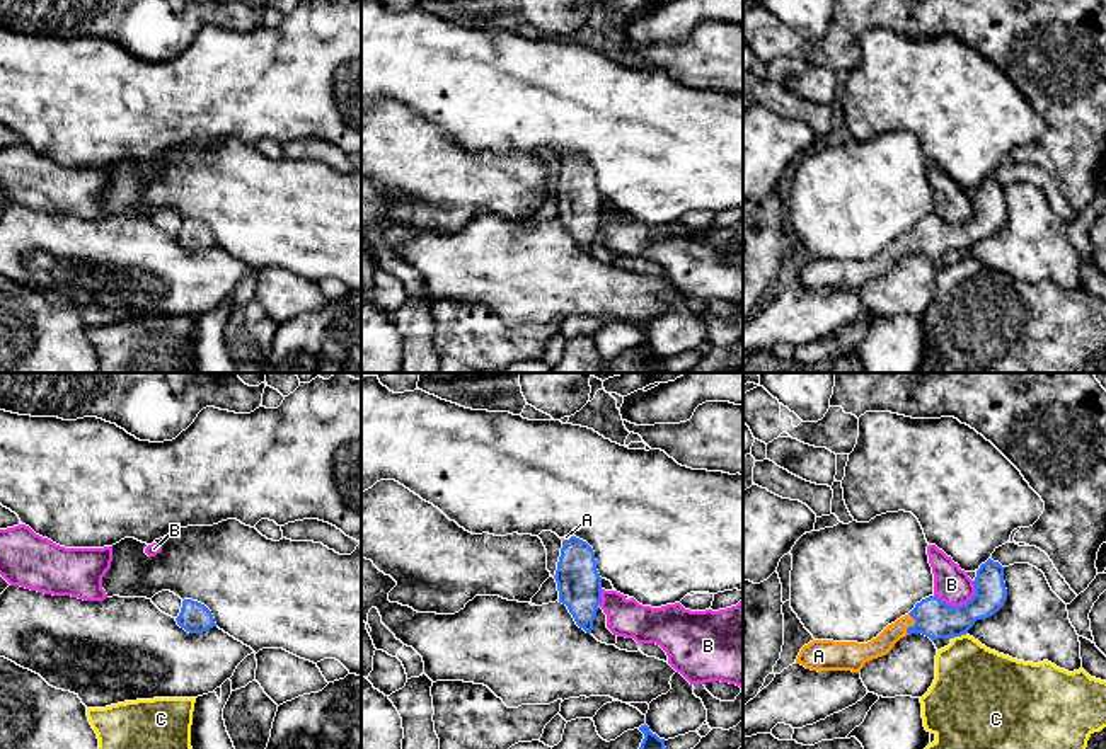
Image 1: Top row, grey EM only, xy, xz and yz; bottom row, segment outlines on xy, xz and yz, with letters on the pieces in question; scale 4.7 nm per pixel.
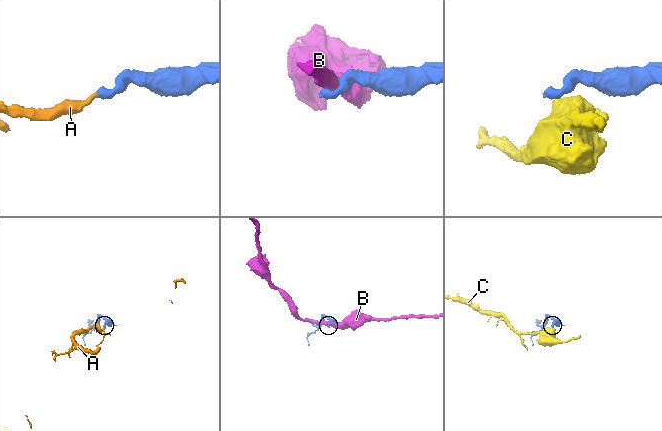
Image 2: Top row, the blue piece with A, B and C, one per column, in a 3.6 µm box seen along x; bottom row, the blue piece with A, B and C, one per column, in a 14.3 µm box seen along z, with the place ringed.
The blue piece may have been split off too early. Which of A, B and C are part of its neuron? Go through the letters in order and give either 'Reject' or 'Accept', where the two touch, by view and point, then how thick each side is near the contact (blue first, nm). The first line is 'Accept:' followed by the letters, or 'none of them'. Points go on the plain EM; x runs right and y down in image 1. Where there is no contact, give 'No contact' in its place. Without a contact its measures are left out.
Accept: A
A: Accept. Touches blue at yz (914, 244). Thickness 180 nm (blue) against 90 nm
B: Reject. Touches blue at yz (958, 225). Thickness 180 nm (blue) against 170 nm
C: Reject. Touches blue at yz (958, 254). Thickness 180 nm (blue) against 380 nm

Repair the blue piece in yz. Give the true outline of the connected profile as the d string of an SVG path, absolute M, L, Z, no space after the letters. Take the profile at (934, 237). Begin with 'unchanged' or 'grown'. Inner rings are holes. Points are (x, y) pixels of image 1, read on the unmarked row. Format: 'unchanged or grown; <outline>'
grown; M992 177L982 182L973 199L975 214L966 223L951 225L937 214L929 214L871 260L813 259L801 267L796 283L818 291L861 291L866 281L886 274L907 254L922 252L932 260L966 254L976 238L985 238L1004 225L1007 216L1004 187Z

